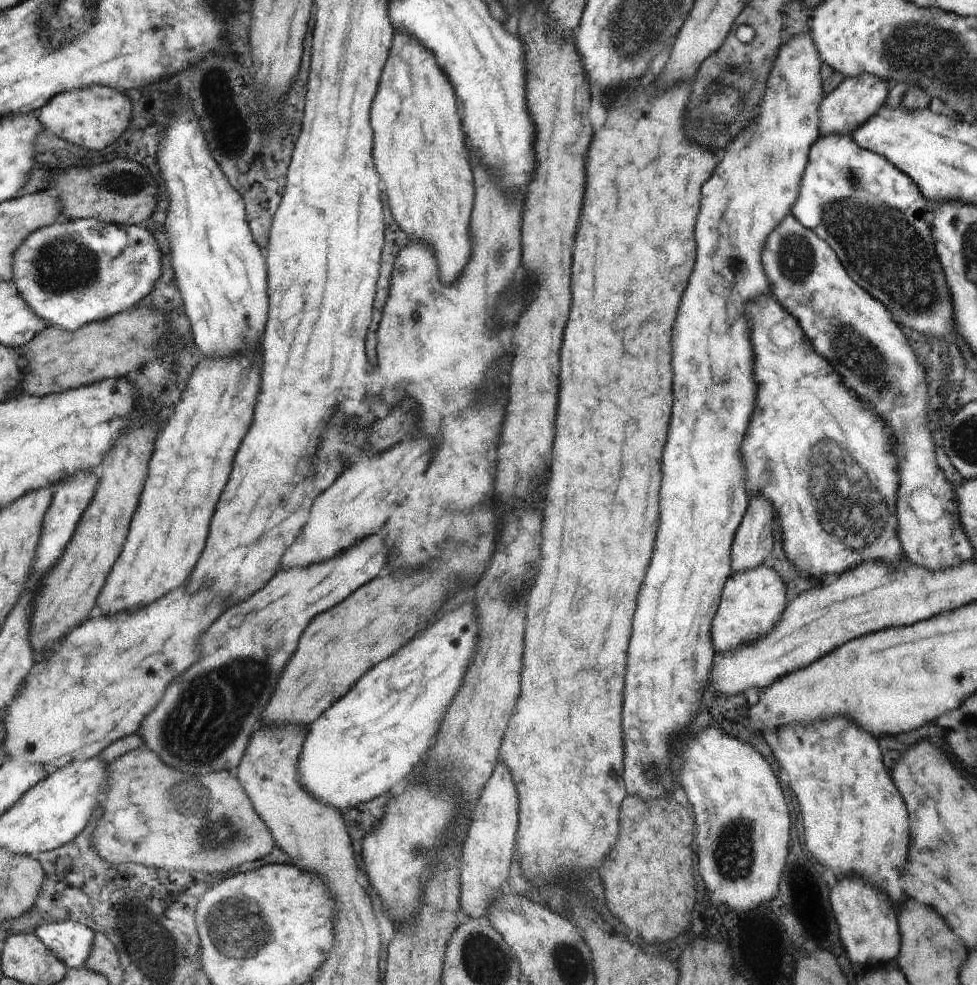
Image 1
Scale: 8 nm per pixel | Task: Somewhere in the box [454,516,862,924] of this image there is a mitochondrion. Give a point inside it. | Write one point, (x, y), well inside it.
(734, 855)

